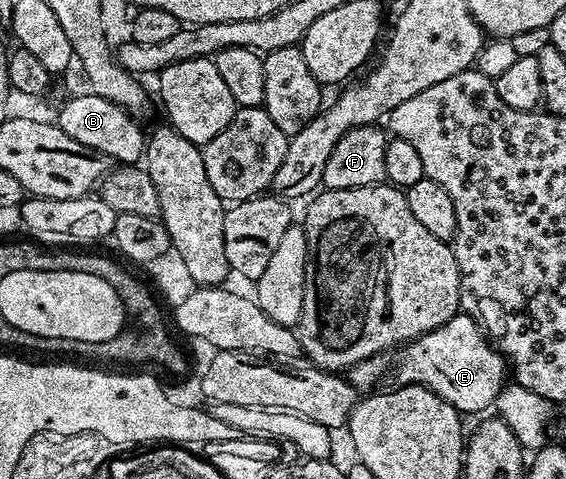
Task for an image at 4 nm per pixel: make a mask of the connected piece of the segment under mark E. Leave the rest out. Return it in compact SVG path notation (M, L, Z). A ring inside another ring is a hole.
M459 314L444 322L436 330L425 332L417 340L409 341L405 346L389 354L378 352L374 356L369 356L367 360L362 360L349 369L348 379L359 394L370 394L375 389L393 390L406 388L410 384L420 384L423 388L432 390L432 394L447 400L460 414L467 414L466 412L482 412L493 405L503 384L507 383L508 365L502 353L497 351L484 335L477 319L469 314Z

